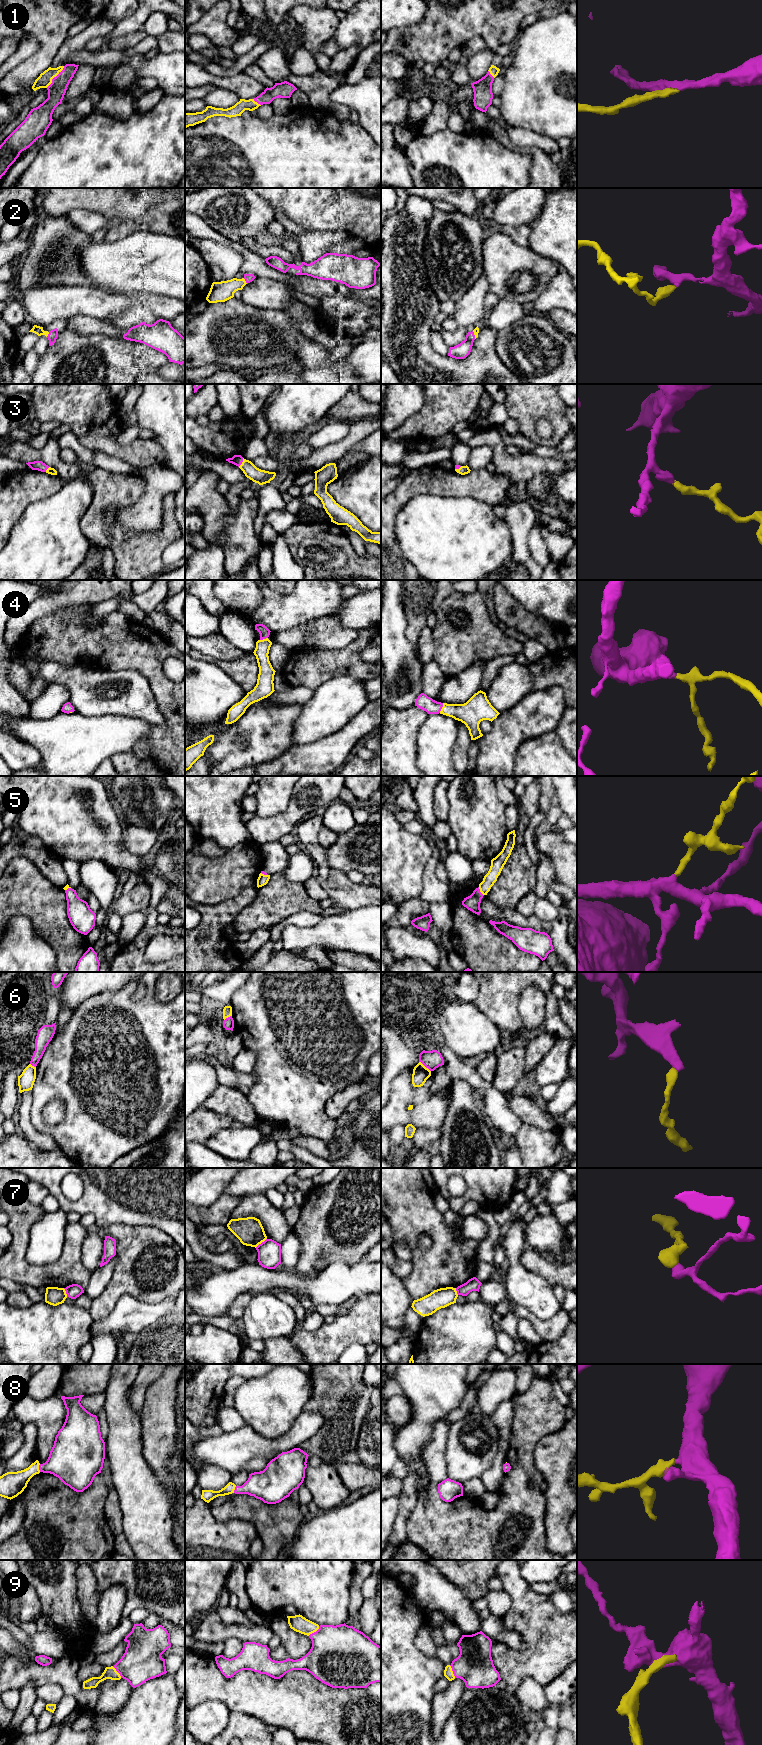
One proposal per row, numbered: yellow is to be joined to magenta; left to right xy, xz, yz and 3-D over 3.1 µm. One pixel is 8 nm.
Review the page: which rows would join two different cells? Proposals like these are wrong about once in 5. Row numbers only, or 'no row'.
7

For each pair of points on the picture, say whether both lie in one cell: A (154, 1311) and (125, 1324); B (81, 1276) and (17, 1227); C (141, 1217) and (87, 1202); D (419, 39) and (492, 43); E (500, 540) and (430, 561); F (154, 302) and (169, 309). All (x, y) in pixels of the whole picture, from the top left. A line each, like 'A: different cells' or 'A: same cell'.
A: same cell
B: same cell
C: same cell
D: same cell
E: same cell
F: same cell

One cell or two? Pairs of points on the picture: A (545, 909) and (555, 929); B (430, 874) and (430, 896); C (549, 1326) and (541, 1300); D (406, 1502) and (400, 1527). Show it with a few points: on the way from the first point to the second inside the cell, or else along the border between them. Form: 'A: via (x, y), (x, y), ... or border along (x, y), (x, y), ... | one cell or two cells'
A: border along (534, 913), (549, 921), (559, 916) | two cells
B: via (430, 879), (430, 891) | one cell
C: border along (526, 1307), (543, 1319), (551, 1318), (562, 1309) | two cells
D: via (405, 1508), (401, 1521) | one cell

